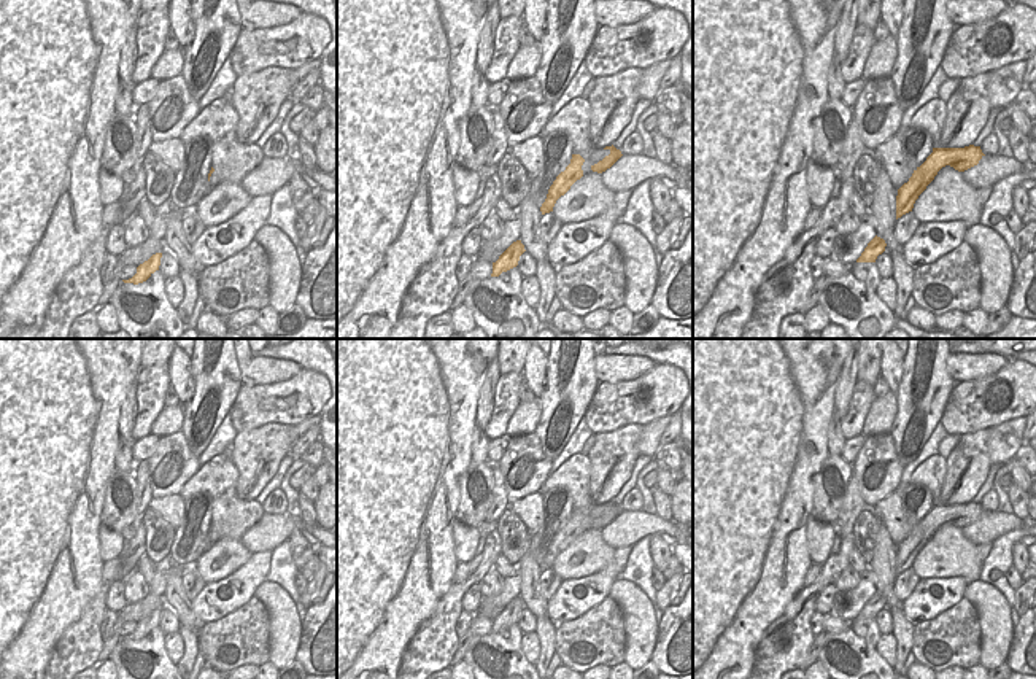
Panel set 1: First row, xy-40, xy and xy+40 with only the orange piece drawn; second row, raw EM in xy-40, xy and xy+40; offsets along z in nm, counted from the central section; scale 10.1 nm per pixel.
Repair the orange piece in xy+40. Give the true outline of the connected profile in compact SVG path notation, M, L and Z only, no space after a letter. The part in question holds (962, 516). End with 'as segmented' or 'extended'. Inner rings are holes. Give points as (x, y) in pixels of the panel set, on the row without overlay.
M974 501L964 504L933 504L933 509L926 514L926 517L917 523L909 537L898 545L896 576L912 568L918 552L934 536L942 523L950 522L958 528L964 528L977 522L984 512L985 510L980 502Z; as segmented

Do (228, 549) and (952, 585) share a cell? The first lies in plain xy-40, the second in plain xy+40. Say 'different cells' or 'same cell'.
different cells

